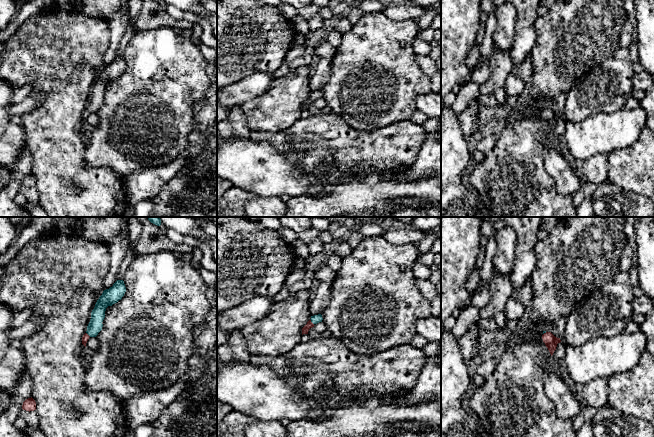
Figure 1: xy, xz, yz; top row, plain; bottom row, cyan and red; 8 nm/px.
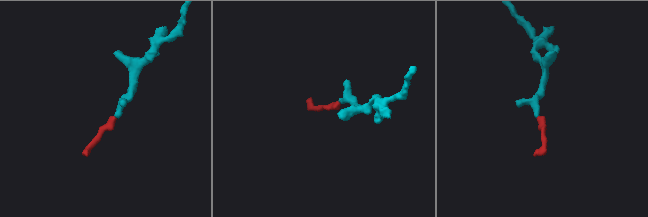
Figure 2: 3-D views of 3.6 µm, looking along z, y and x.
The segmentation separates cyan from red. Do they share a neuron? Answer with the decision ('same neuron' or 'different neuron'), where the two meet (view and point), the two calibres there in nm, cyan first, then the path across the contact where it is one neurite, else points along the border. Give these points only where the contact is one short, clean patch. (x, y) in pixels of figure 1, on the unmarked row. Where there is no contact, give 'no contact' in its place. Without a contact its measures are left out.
same neuron; meets cyan in xz at (311, 97); 70 nm thick on the cyan side, 60 nm on the other; runs through xz (315, 95), (311, 97), (305, 105)

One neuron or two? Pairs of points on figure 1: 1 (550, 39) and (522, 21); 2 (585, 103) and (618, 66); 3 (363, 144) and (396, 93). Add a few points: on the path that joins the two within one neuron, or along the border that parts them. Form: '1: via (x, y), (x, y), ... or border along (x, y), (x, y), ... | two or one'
1: border along (538, 17), (535, 22), (537, 39), (530, 52) | two
2: via (594, 94), (613, 75) | one
3: border along (394, 122), (373, 130), (355, 130), (349, 125) | two

